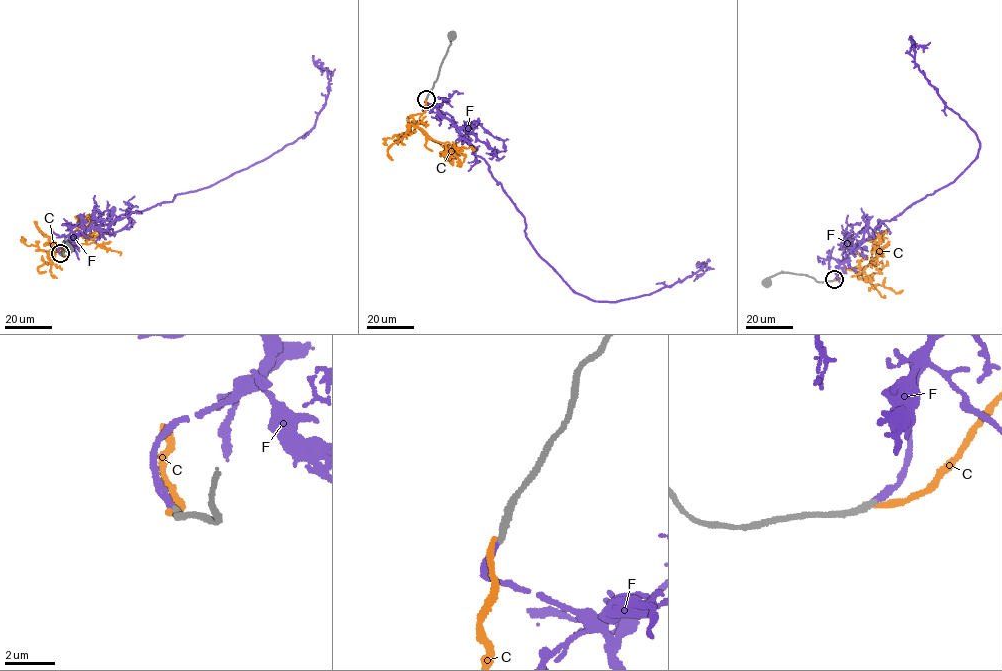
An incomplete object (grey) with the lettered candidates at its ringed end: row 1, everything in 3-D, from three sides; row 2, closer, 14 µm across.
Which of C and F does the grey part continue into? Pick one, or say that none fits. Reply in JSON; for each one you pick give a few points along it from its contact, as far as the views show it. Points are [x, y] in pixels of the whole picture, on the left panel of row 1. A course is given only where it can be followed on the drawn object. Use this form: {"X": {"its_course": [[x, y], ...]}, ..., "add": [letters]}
{"F": {"its_course": [[60, 253], [90, 227], [207, 187], [310, 131], [329, 92], [328, 72], [313, 55]]}, "add": ["F"]}

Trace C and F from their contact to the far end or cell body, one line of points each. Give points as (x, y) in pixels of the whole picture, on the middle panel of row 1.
C: (426, 98), (424, 112), (411, 116), (413, 123), (433, 139), (448, 142), (455, 149), (471, 146), (472, 150)
F: (427, 98), (484, 160), (524, 218), (536, 253), (577, 293), (615, 302), (648, 295), (707, 263), (699, 261)

